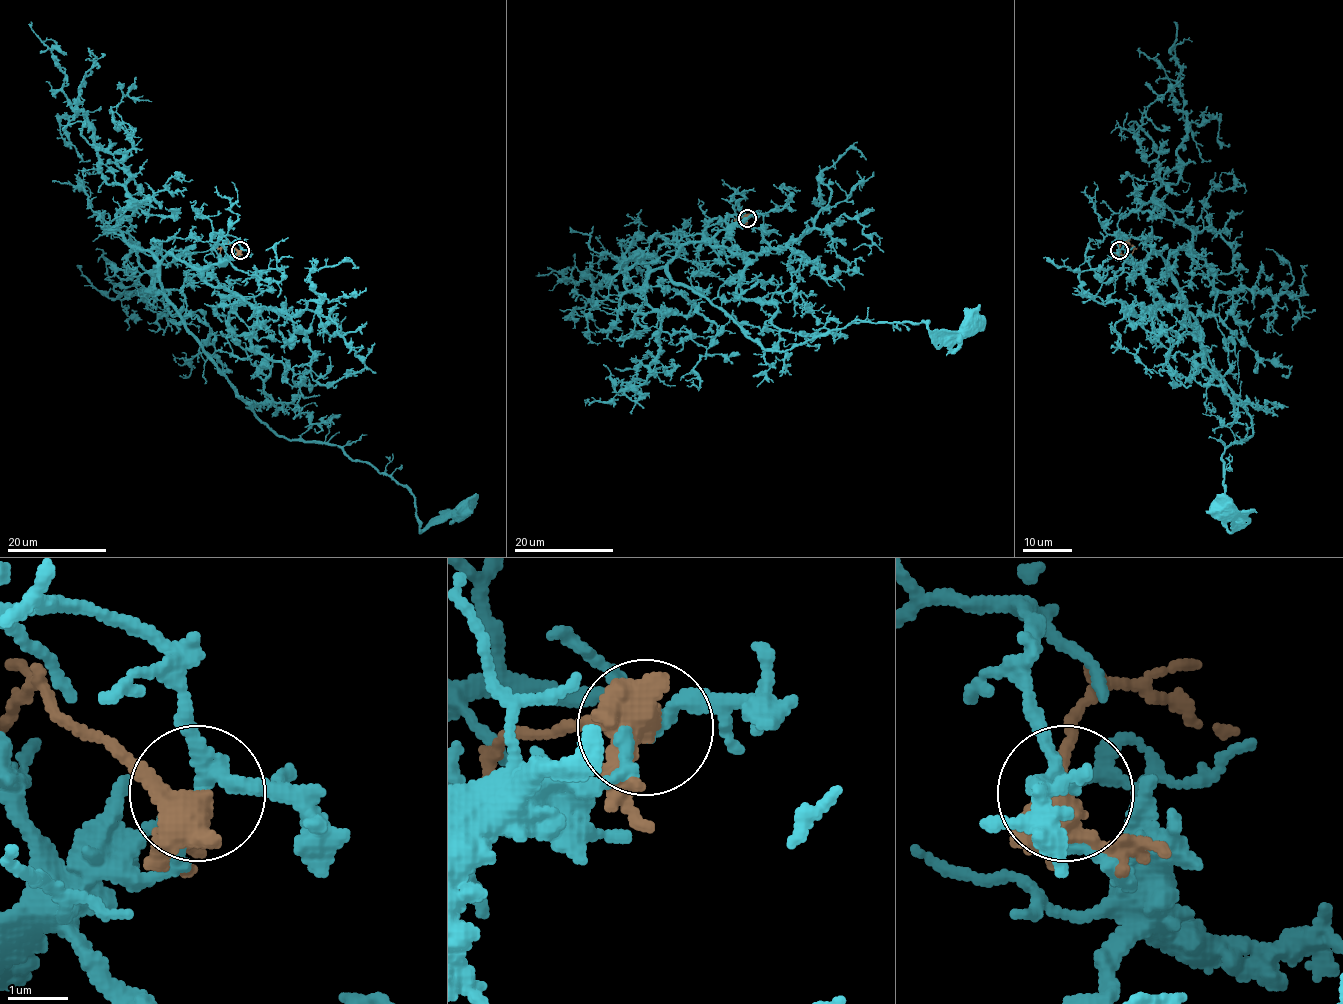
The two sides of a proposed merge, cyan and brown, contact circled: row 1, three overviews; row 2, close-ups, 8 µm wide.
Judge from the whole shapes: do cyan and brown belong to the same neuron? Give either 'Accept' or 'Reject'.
Reject

